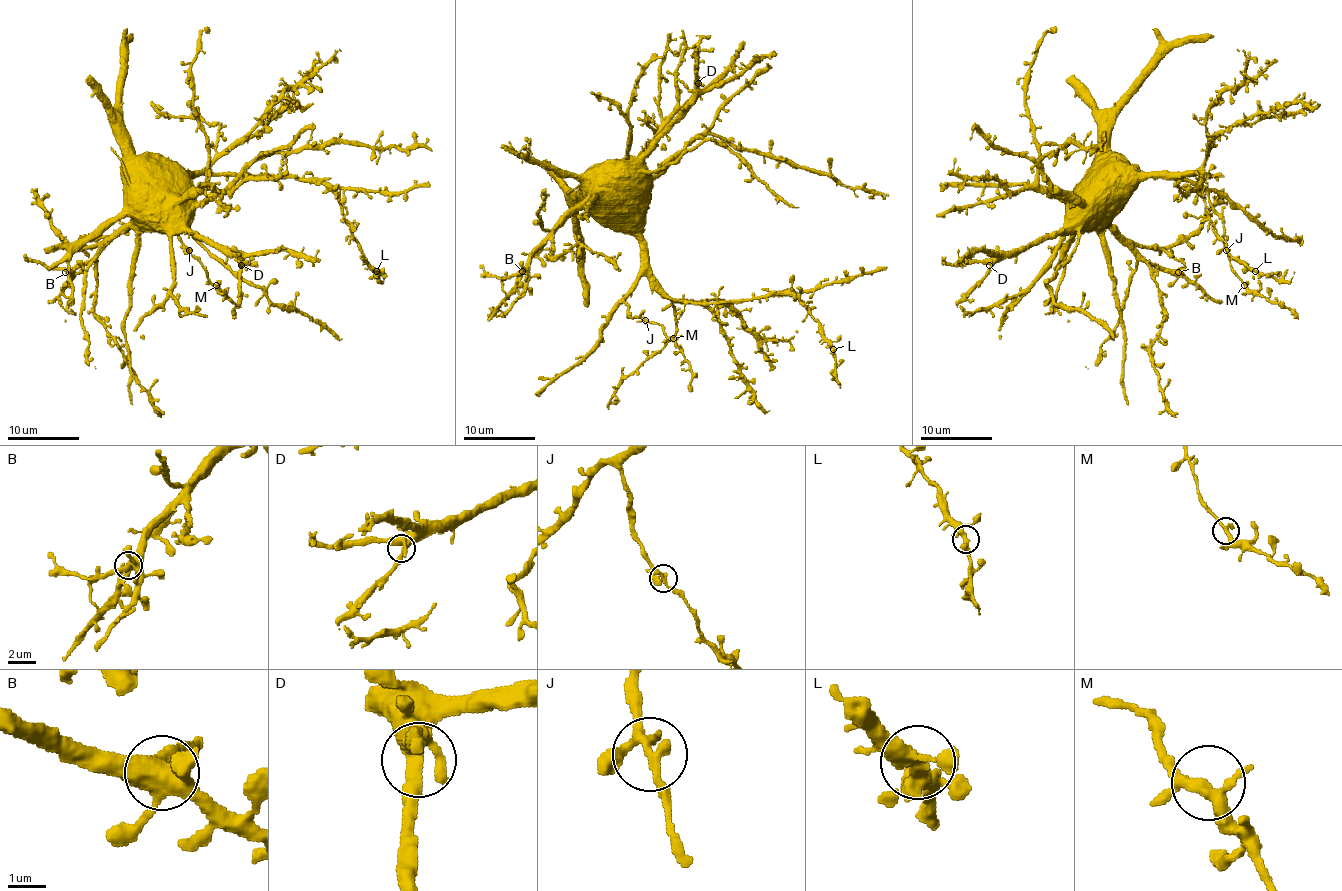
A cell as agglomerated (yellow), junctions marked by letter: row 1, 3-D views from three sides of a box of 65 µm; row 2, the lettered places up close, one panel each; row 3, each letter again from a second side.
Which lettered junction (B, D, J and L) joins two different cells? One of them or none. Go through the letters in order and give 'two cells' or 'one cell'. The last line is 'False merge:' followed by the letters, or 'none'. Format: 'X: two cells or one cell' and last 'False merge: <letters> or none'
B: one cell
D: one cell
J: one cell
L: one cell
False merge: none

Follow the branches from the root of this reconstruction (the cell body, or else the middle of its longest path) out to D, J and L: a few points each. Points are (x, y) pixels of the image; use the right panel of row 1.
D: (1144, 177), (1135, 179), (1095, 217), (1081, 226), (1066, 226), (1039, 236), (996, 258), (989, 265)
J: (1144, 177), (1194, 181), (1209, 197), (1212, 209), (1223, 224), (1223, 247), (1227, 251)
L: (1144, 177), (1207, 173), (1201, 182), (1207, 218), (1225, 244), (1225, 249), (1255, 271)

